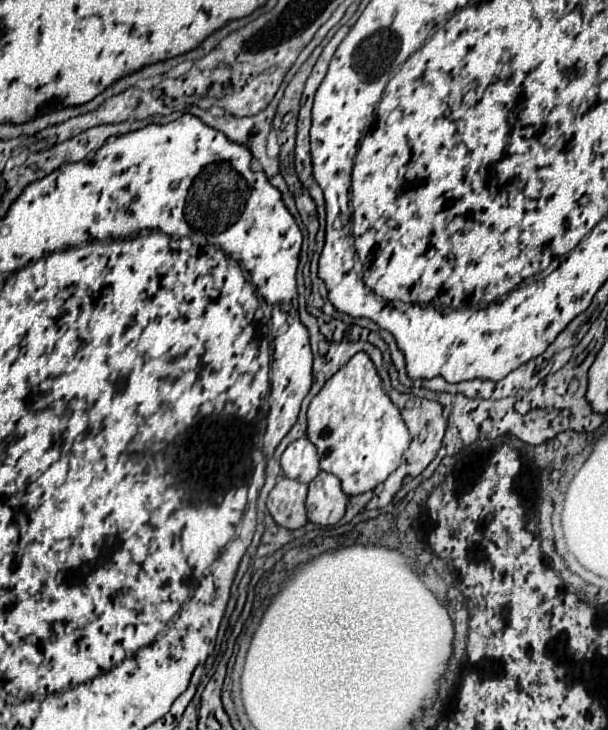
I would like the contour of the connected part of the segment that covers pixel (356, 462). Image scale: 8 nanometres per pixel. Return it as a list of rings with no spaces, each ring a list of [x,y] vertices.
[[[356,353],[312,399],[308,409],[308,439],[318,449],[320,469],[336,475],[348,497],[372,491],[398,469],[402,453],[410,445],[410,433],[366,353]]]

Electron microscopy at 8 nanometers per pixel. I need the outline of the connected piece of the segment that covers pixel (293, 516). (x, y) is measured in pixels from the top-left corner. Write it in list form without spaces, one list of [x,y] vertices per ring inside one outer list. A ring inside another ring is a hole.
[[[282,477],[268,495],[268,511],[274,521],[286,529],[300,529],[306,525],[306,493],[308,485]]]

